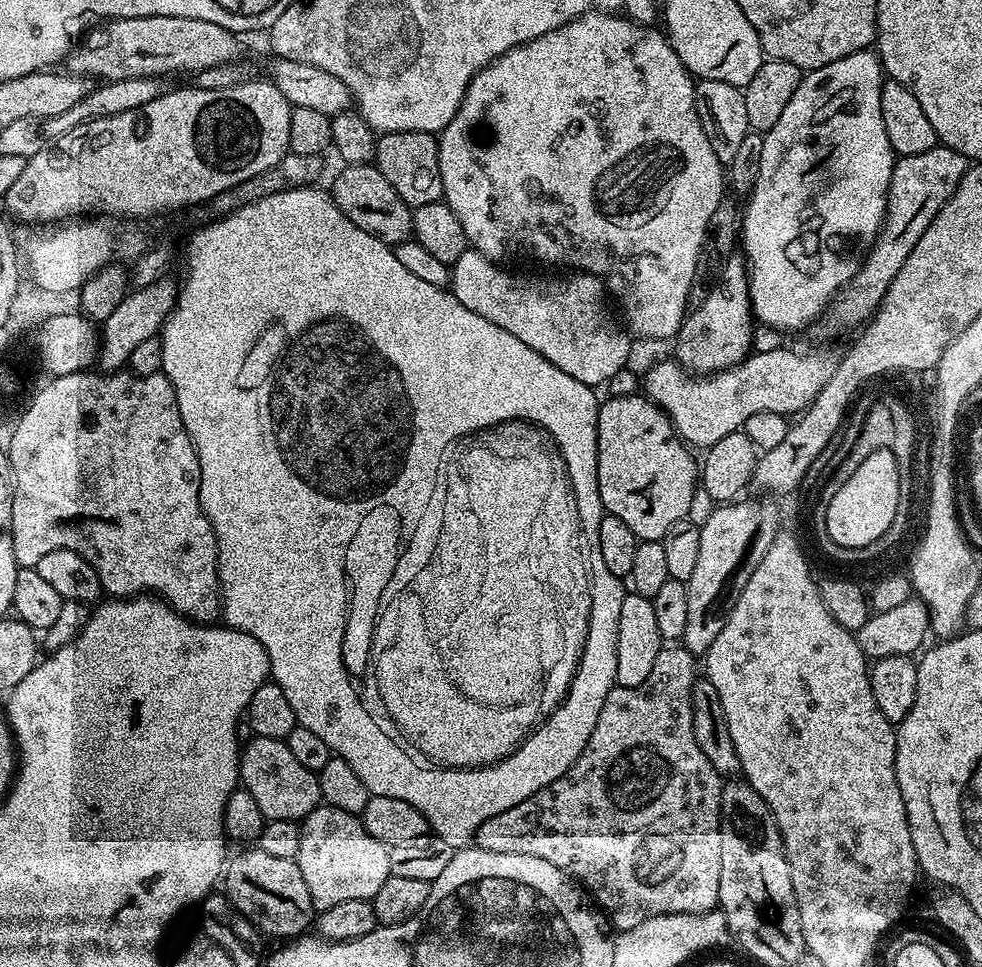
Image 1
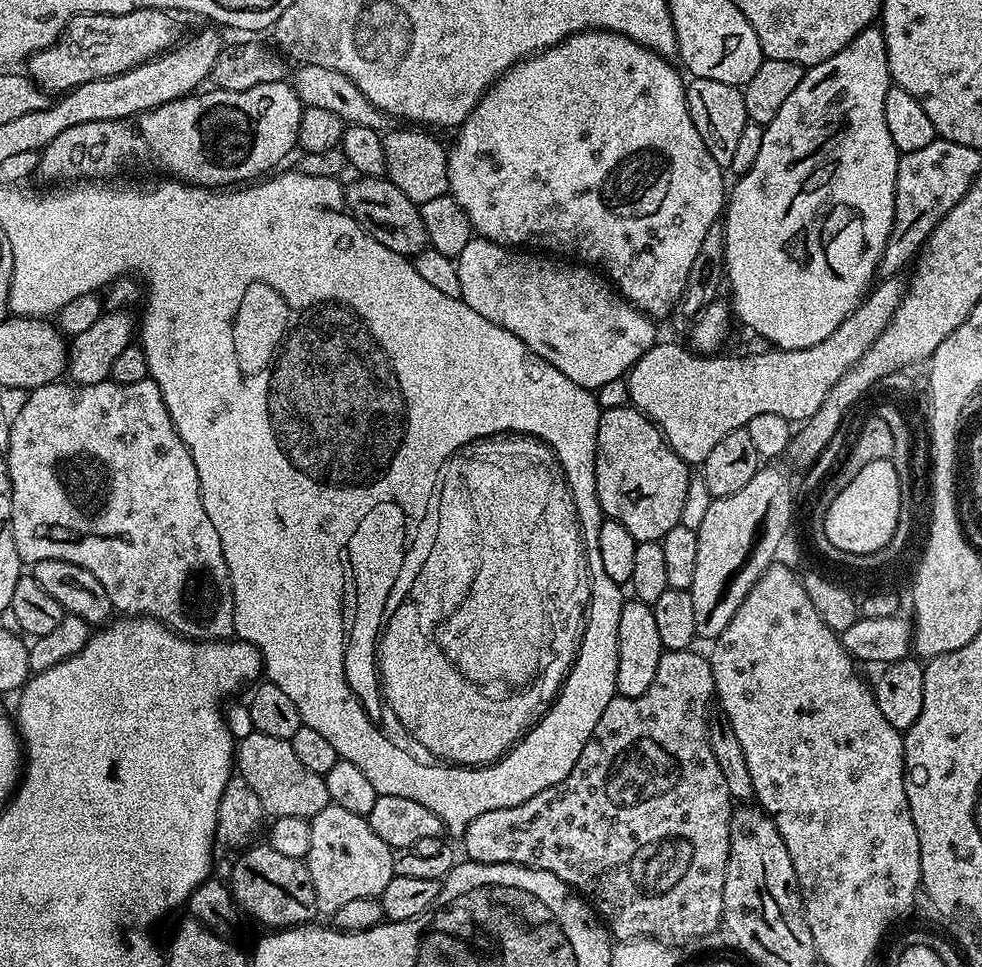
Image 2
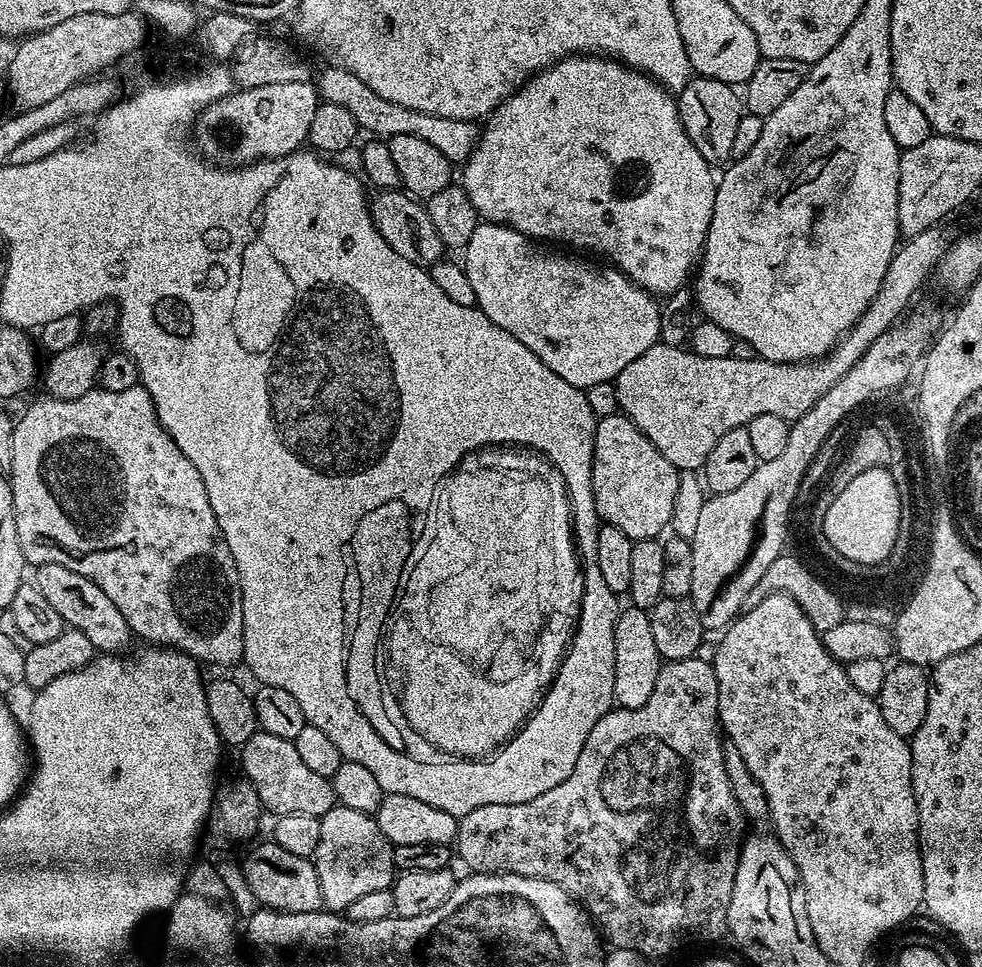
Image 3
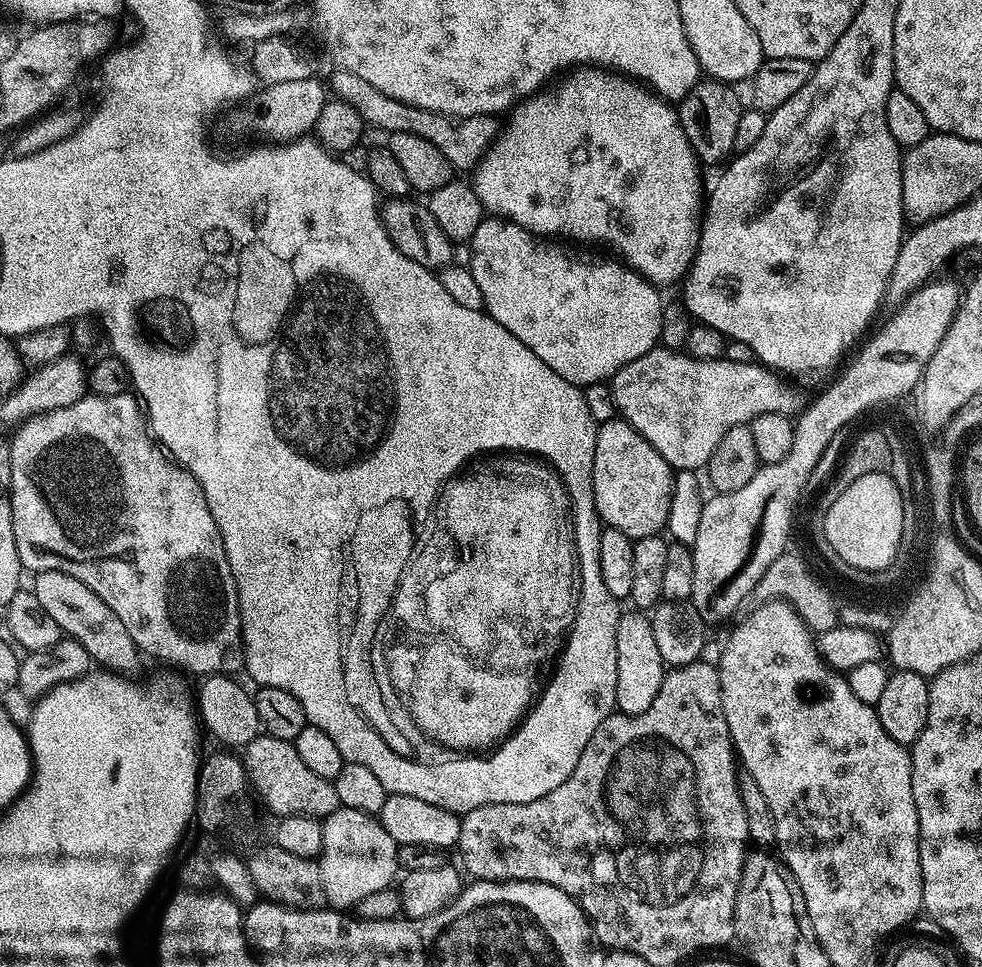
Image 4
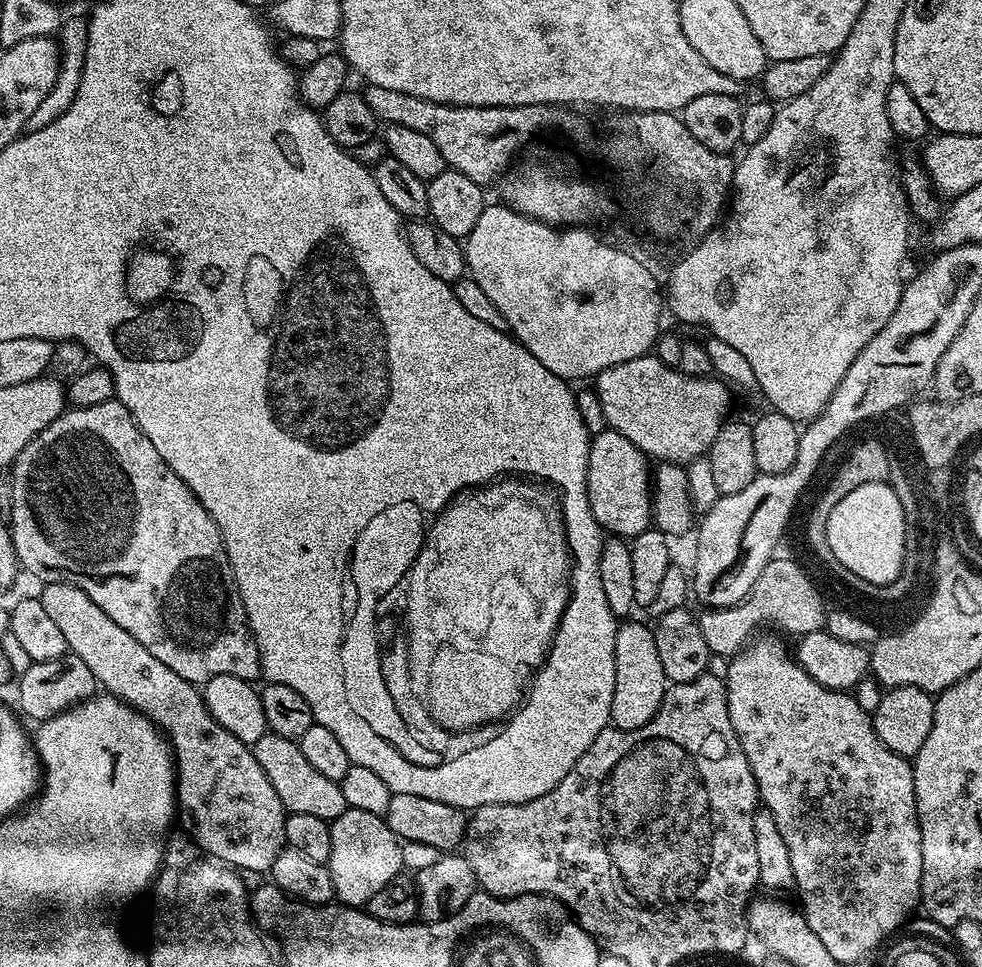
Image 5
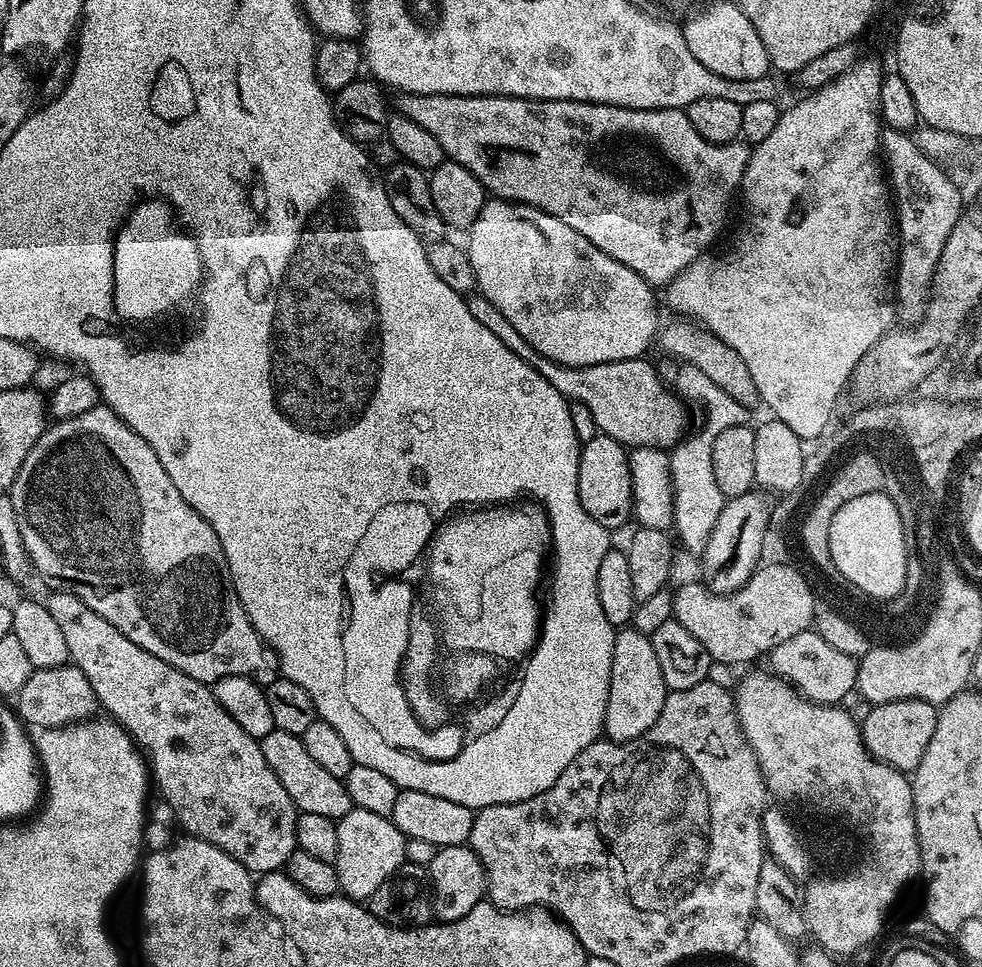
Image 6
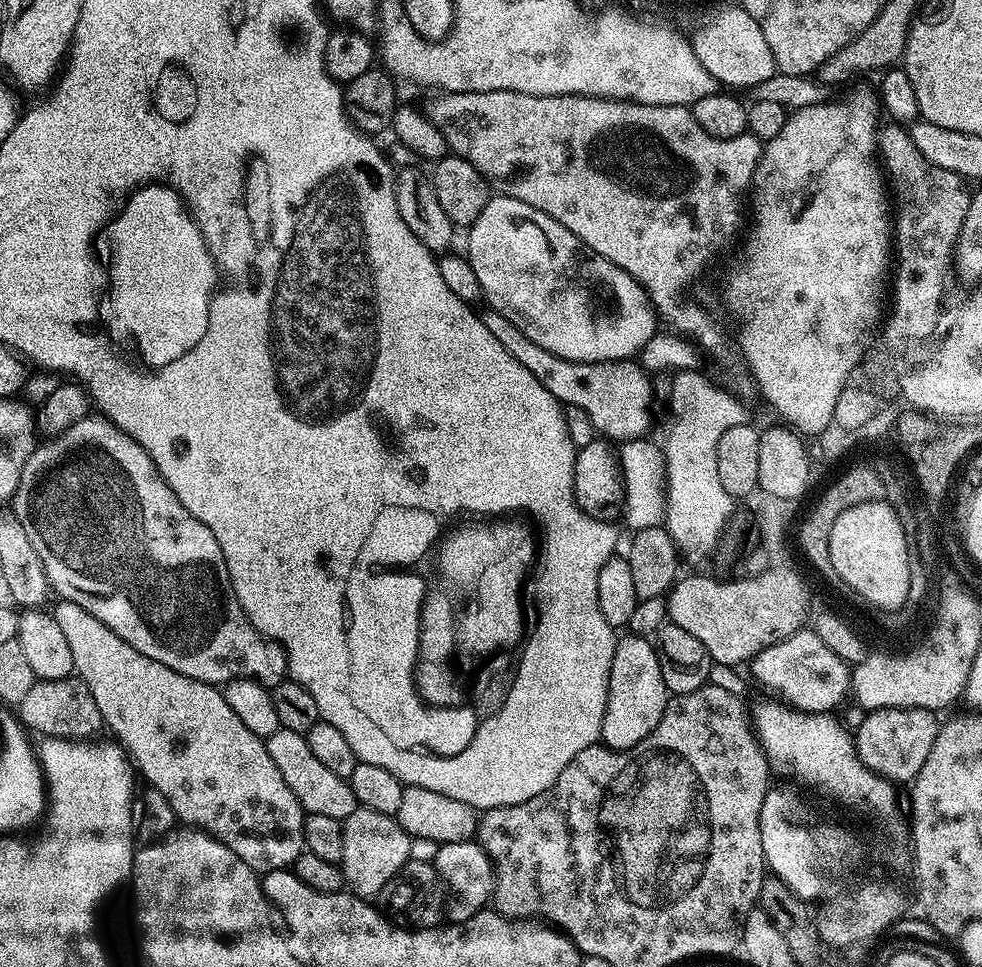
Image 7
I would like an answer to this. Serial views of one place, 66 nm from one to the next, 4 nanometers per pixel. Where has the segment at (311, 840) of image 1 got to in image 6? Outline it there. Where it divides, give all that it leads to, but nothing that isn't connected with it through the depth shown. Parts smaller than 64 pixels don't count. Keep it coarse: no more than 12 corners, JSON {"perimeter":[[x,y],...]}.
{"perimeter":[[353,806],[336,821],[340,892],[367,902],[405,867],[391,819]]}

